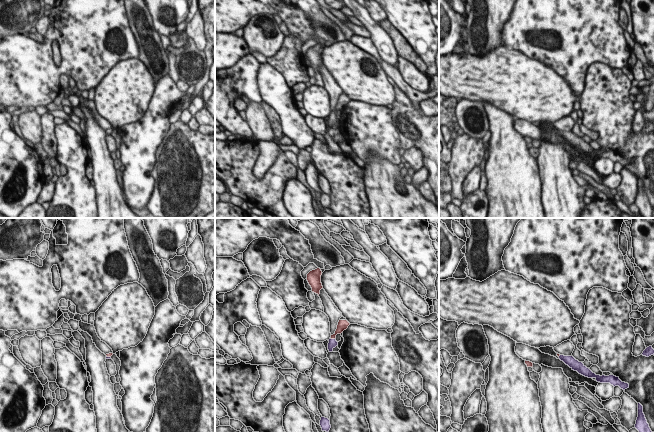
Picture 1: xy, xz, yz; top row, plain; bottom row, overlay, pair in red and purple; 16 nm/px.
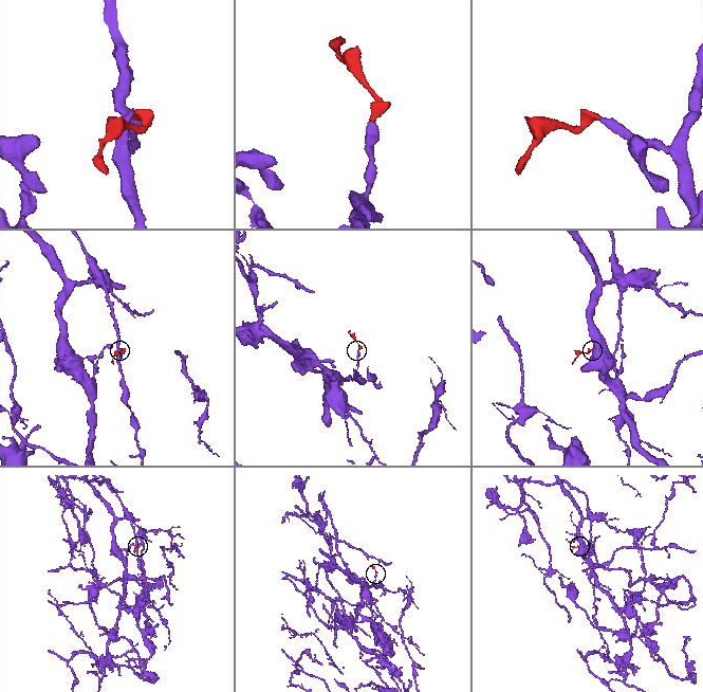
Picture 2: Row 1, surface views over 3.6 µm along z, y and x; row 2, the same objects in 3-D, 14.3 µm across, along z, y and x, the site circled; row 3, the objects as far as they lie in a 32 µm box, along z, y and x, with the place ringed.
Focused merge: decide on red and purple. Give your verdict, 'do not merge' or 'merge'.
merge

